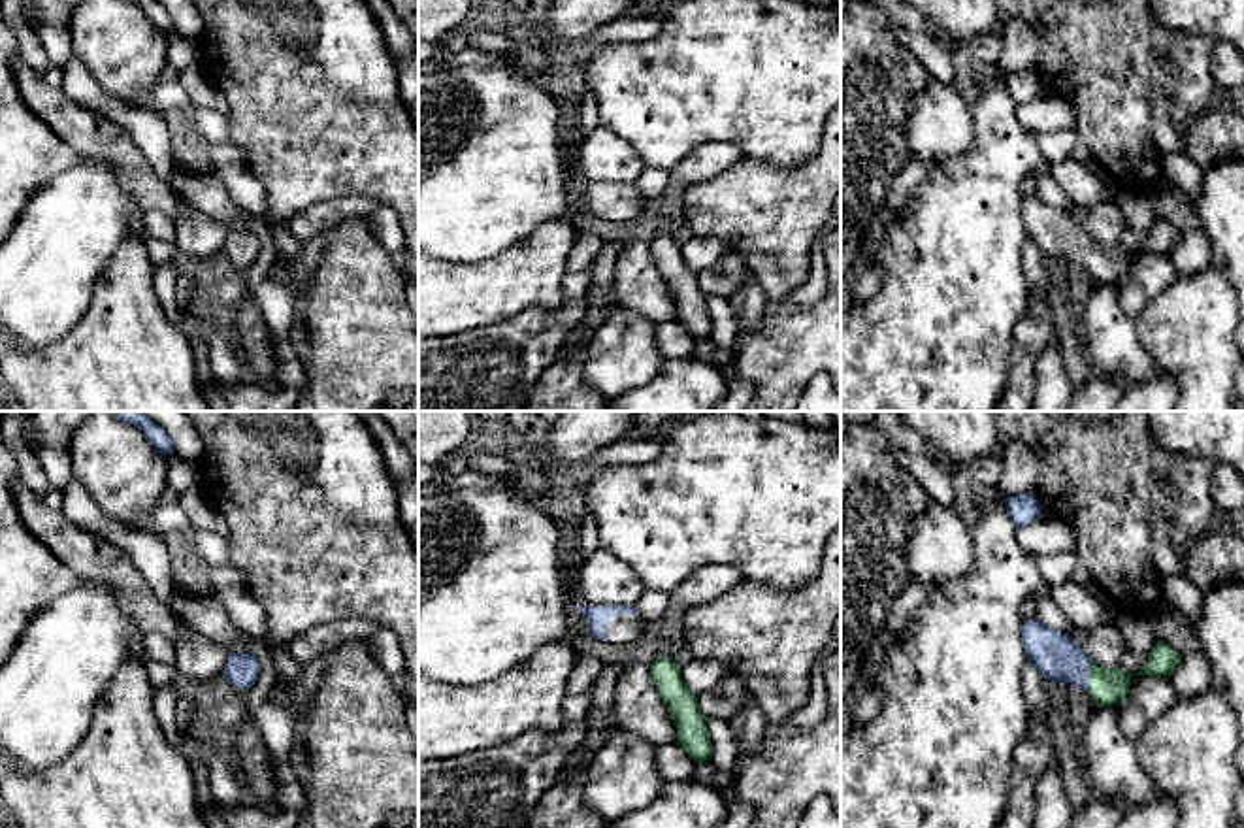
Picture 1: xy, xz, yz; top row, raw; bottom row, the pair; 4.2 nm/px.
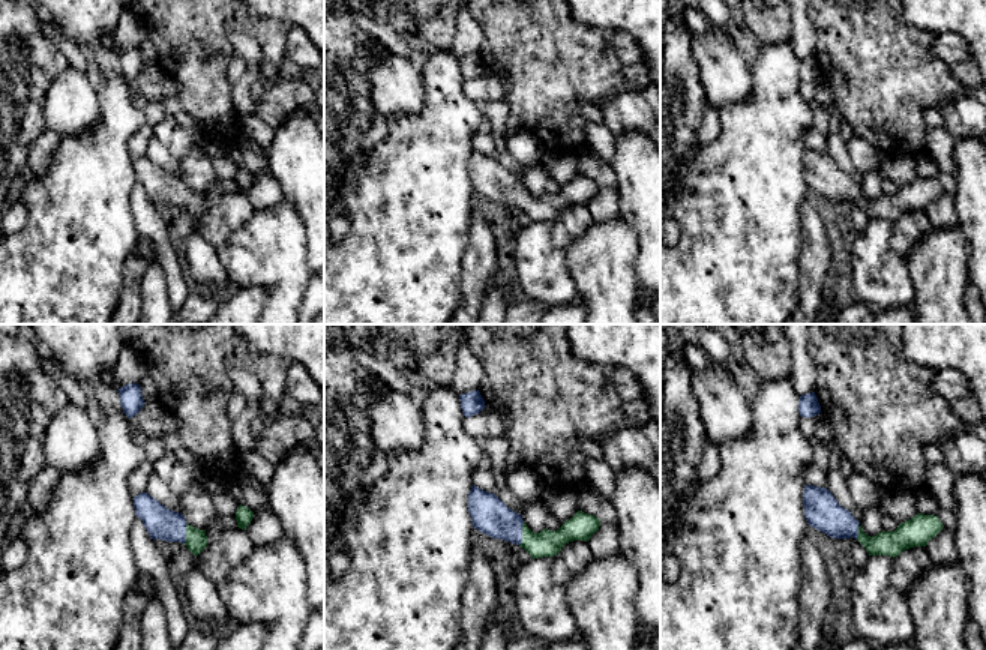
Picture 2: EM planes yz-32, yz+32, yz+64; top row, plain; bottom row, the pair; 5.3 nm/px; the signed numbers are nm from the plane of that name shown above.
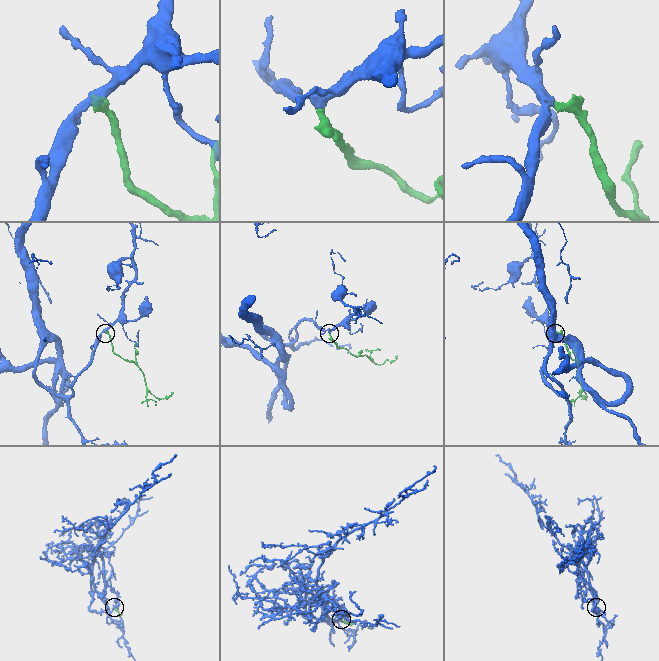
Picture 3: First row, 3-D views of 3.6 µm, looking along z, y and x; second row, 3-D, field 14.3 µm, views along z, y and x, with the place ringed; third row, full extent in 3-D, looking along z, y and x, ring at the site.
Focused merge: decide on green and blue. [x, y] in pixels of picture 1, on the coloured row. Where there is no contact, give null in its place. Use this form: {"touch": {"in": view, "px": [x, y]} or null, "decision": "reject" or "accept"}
{"touch": {"in": "yz", "px": [1090, 676]}, "decision": "accept"}

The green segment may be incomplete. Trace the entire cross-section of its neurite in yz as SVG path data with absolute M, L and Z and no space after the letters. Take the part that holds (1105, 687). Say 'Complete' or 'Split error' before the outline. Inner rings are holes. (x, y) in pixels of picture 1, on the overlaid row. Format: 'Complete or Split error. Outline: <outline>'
Split error. Outline: M1039 619L1023 622L1022 641L1027 660L1044 679L1084 688L1097 707L1112 705L1129 692L1131 673L1121 666L1116 670L1099 668L1084 647L1042 624Z

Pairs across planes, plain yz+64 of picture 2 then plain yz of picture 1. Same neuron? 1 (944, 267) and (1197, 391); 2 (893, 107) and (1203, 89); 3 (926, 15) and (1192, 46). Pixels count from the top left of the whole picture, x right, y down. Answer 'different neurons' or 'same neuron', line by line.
1: same neuron
2: same neuron
3: different neurons

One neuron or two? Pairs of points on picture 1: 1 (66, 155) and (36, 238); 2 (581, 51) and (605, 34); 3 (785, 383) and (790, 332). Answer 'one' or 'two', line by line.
1: two
2: one
3: one

